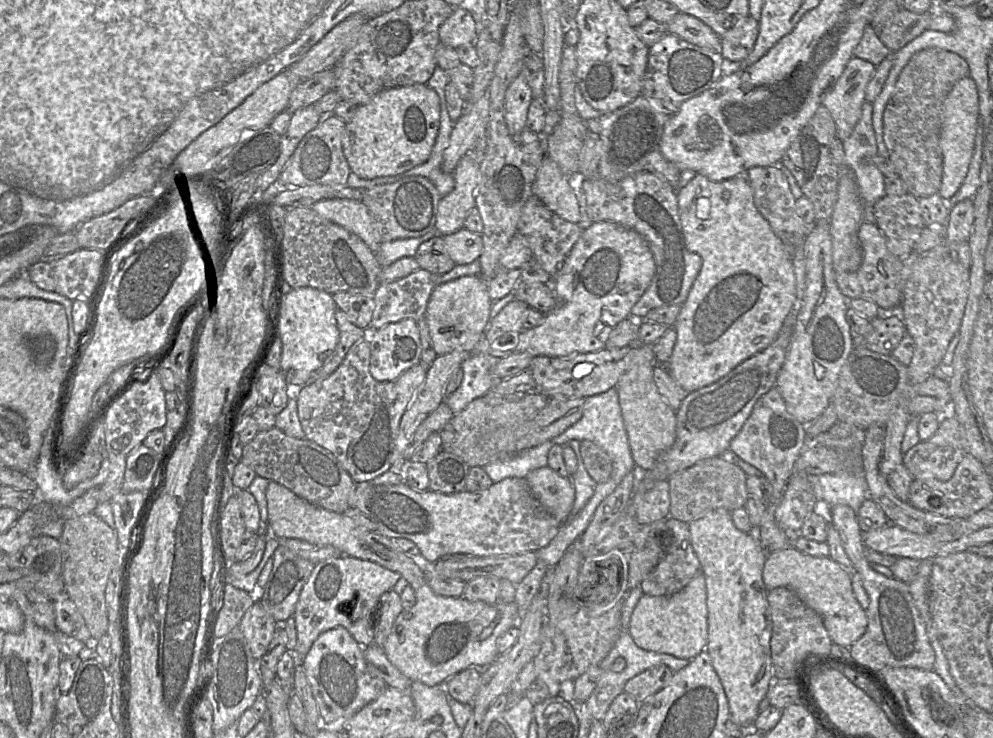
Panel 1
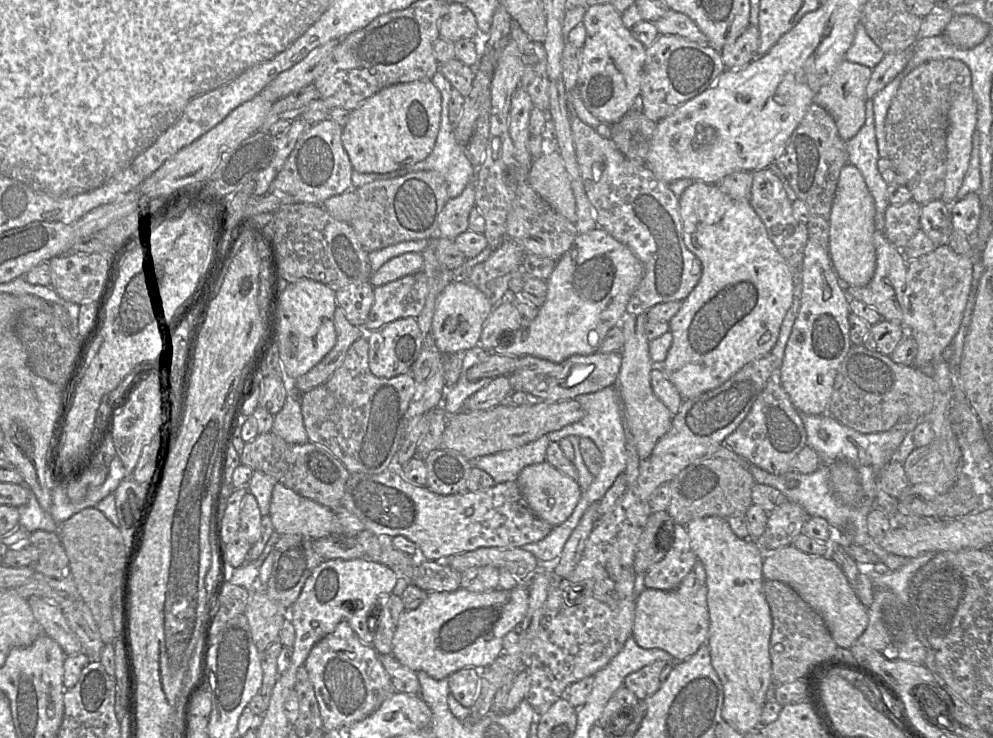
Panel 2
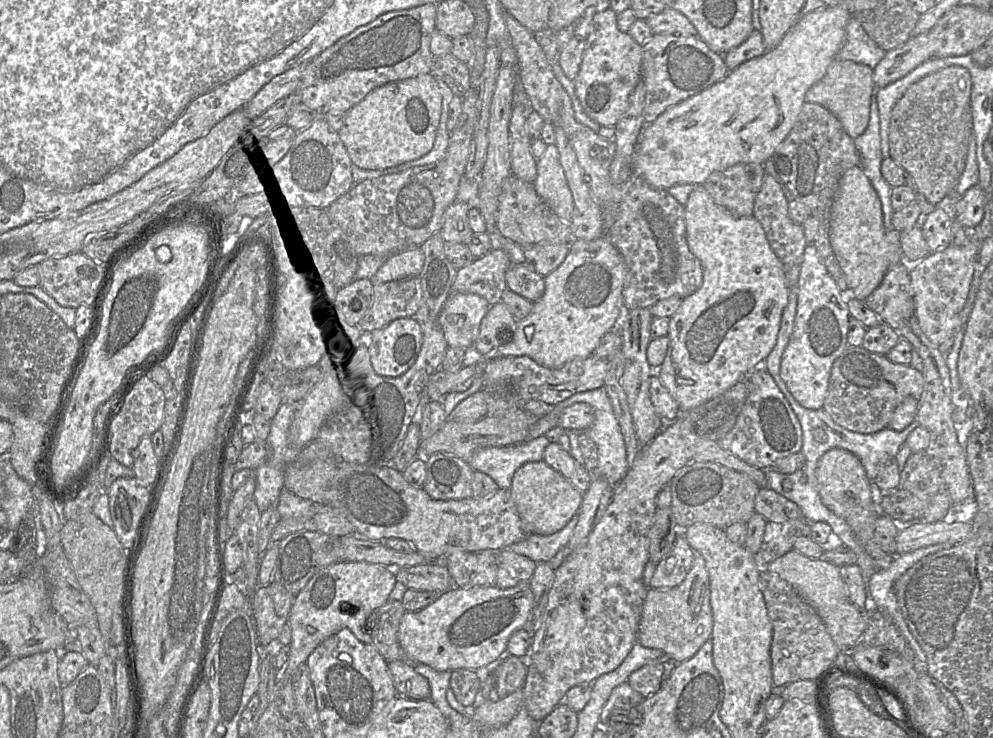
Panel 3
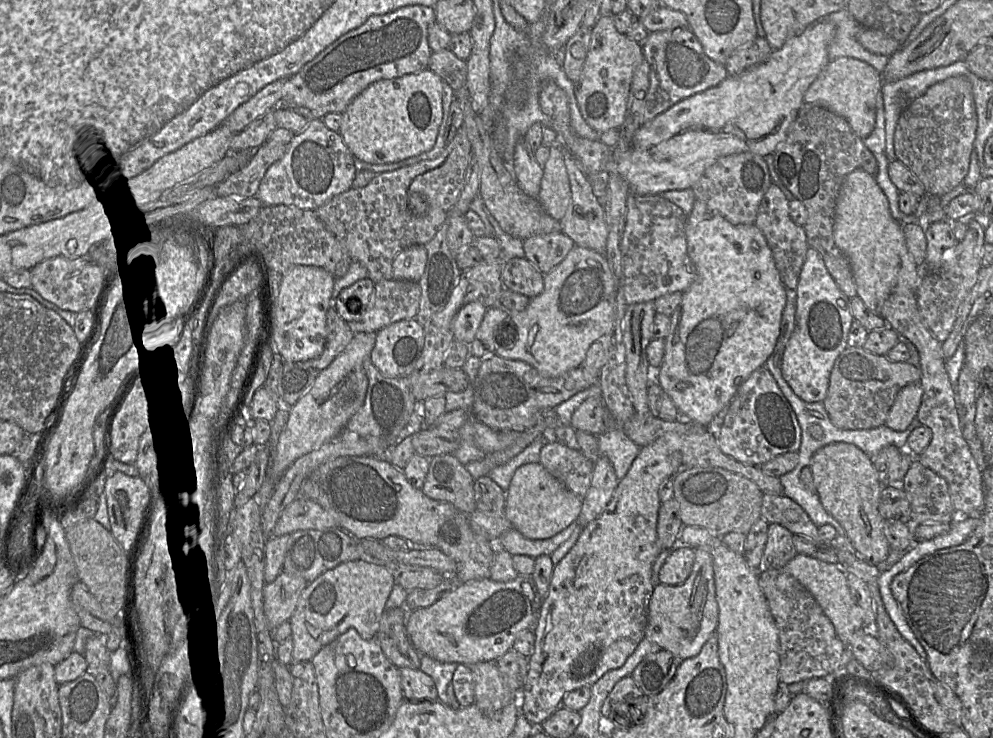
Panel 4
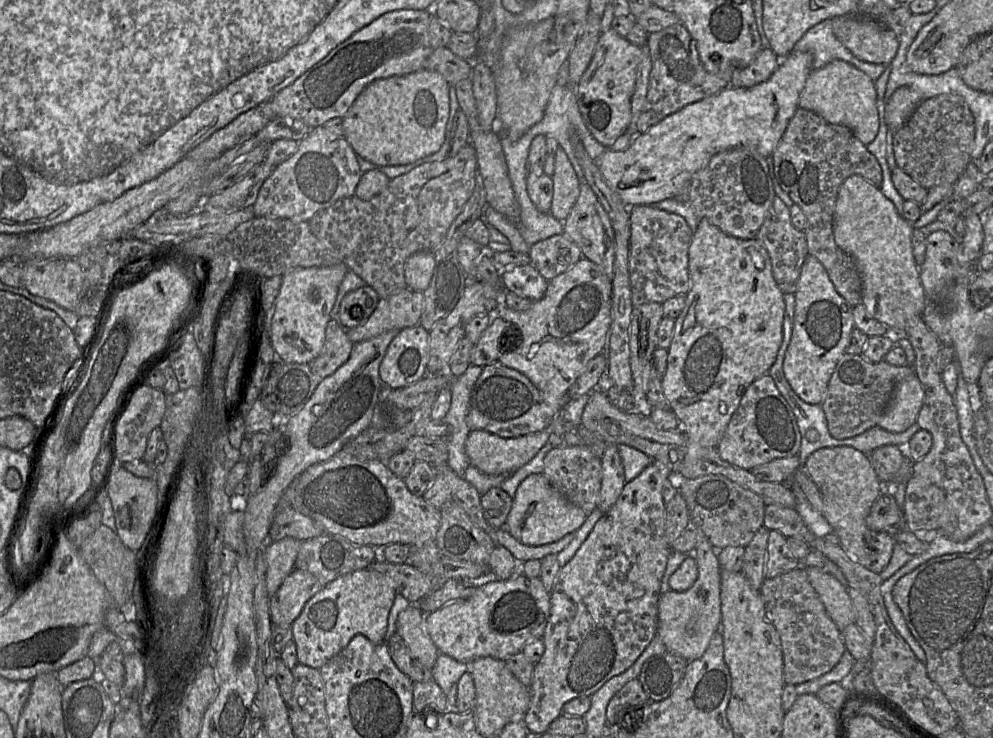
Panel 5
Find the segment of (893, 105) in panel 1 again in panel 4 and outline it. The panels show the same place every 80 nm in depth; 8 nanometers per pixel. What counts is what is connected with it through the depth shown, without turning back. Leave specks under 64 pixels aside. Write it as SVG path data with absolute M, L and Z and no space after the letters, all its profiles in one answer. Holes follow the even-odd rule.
M965 76L949 77L930 86L902 111L894 131L896 160L919 179L928 196L941 197L962 184L968 173L976 129L970 81Z

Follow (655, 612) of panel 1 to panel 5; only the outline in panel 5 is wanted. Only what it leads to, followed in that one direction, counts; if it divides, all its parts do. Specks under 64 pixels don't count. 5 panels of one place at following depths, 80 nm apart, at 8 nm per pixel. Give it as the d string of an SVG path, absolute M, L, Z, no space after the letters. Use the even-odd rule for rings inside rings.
M701 530L695 531L697 544L693 556L698 568L697 580L684 592L669 590L660 594L656 629L656 635L665 645L666 651L675 653L688 662L699 659L704 654L721 624L721 568L717 550Z

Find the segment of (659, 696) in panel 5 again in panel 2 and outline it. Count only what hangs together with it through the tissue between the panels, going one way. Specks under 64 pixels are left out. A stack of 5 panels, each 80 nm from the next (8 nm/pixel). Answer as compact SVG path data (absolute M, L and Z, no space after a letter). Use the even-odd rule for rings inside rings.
M656 661L628 675L624 686L633 692L639 701L644 700L660 689L673 667L671 661Z

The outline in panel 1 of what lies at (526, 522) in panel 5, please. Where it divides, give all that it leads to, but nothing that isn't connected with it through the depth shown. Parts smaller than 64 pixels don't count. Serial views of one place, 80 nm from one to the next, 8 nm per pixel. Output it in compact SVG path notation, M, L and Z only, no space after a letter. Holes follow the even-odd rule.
M549 466L535 469L525 477L532 494L560 523L570 516L575 489L570 477L564 478Z

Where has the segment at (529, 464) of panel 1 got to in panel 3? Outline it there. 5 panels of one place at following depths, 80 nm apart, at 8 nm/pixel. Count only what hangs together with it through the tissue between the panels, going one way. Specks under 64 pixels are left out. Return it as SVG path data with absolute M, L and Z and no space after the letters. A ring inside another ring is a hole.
M541 435L533 440L506 447L482 448L473 455L468 463L474 471L480 471L490 476L499 488L510 489L516 470L526 463L543 460L544 450L549 443L546 436Z

